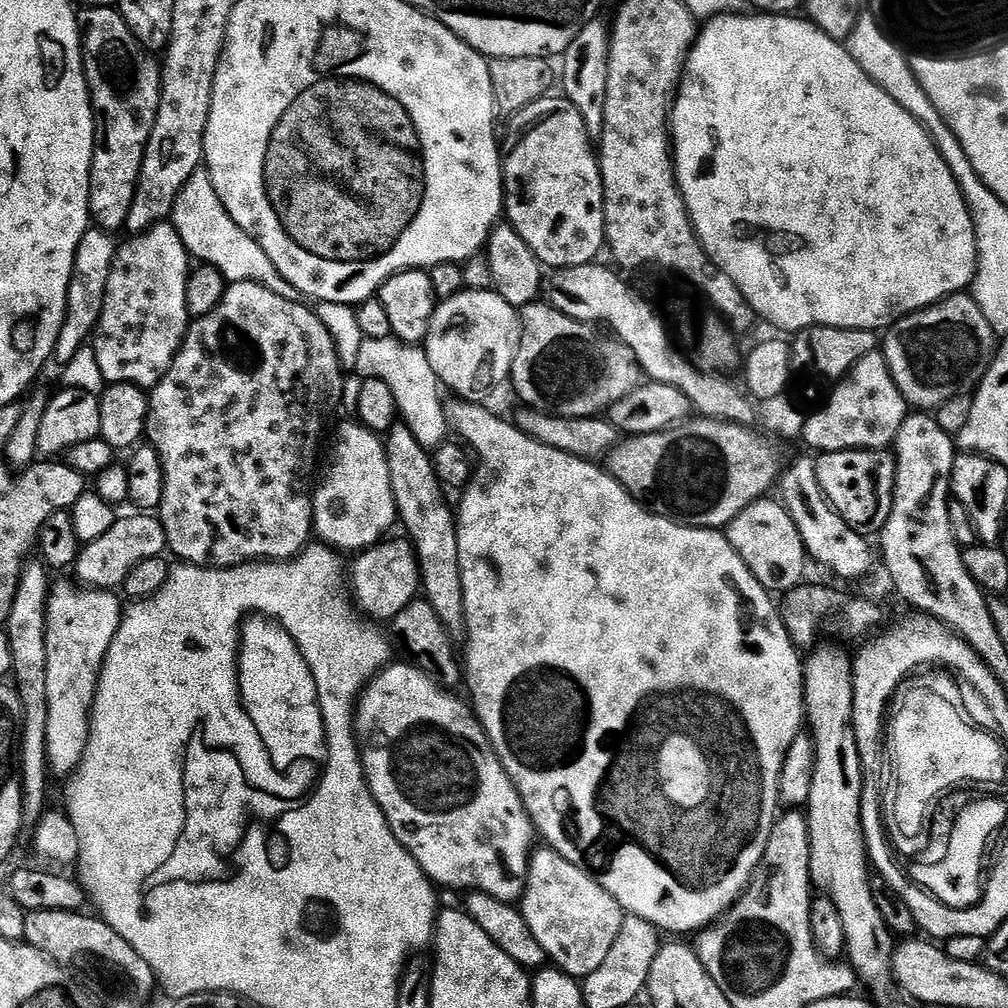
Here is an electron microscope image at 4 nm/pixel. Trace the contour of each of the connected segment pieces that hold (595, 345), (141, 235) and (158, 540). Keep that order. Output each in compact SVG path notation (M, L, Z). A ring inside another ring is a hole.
M547 302L527 304L519 309L519 313L521 344L513 360L510 379L521 405L562 418L600 416L607 413L614 402L621 400L641 383L640 365L637 364L632 351L621 344L619 339L607 340L606 337L599 336L593 325L570 318Z
M161 222L153 224L152 227L145 229L144 232L138 232L127 237L129 240L125 244L121 243L116 250L116 257L110 266L110 280L106 282L106 302L102 306L102 318L98 322L95 332L92 334L90 349L92 356L96 359L96 368L100 371L100 376L108 384L133 384L145 390L151 390L156 387L157 382L162 379L172 359L176 356L176 351L180 349L180 344L188 332L190 317L188 307L186 306L186 282L190 271L190 257L178 230L170 222Z
M152 514L131 515L121 515L114 526L110 526L110 530L102 534L102 538L81 547L80 557L74 565L74 572L80 575L78 580L81 585L101 590L119 589L139 563L165 555L168 539L159 519Z

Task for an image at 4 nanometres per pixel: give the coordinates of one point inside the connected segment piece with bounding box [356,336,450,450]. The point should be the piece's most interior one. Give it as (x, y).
(414, 385)

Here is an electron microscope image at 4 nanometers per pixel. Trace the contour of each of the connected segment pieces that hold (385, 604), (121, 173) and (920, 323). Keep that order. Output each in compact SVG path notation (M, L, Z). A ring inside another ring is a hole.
M385 539L365 548L355 557L356 565L350 568L350 588L359 611L376 622L392 622L421 591L420 567L416 561L416 549L407 539Z
M86 8L78 19L84 50L84 77L88 79L92 116L96 120L88 214L95 227L116 234L128 223L142 158L158 118L162 68L136 41L116 8Z
M957 294L947 296L945 300L931 304L929 308L911 312L910 315L897 320L883 333L882 351L890 366L890 374L904 396L904 401L916 410L935 410L941 408L950 398L957 396L961 391L960 383L969 386L979 384L986 371L985 360L994 352L992 340L994 340L992 328L987 324L982 310L971 295Z

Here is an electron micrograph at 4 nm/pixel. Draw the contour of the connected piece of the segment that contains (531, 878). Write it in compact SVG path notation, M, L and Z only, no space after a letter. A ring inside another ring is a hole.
M544 846L533 851L528 861L528 881L524 895L518 901L518 909L530 928L545 957L560 971L573 978L594 974L602 966L618 930L622 930L624 907L595 878L584 869L574 866L566 858Z

